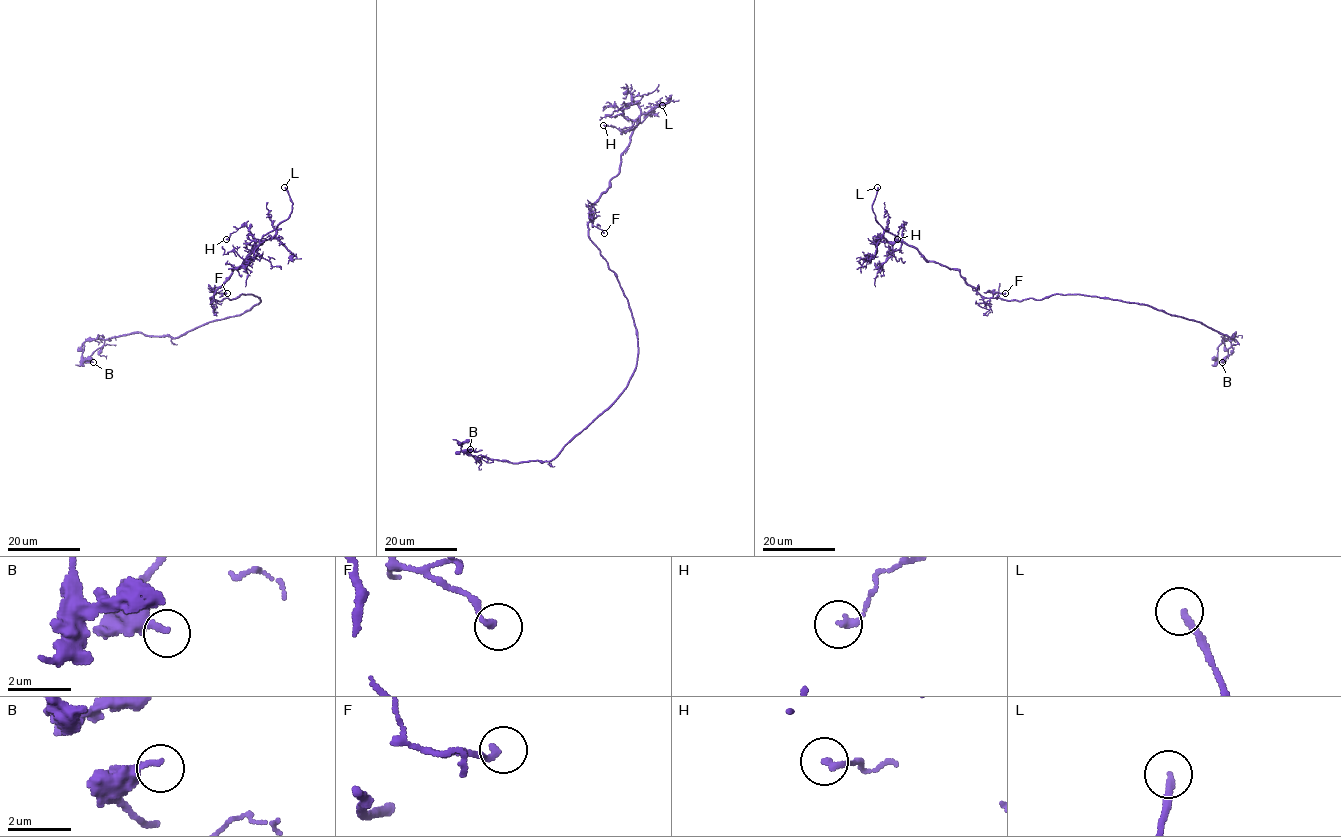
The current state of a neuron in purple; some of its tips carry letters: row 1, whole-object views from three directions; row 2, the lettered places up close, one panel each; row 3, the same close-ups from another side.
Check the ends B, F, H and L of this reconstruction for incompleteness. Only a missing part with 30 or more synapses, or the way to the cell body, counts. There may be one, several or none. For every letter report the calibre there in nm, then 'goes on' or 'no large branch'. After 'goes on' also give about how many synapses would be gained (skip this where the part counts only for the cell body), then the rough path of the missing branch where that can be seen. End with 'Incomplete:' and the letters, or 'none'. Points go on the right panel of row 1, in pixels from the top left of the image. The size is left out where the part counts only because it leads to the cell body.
B: 240 nm thick; no large branch
F: 200 nm thick; no large branch
H: 170 nm thick; no large branch
L: 200 nm thick; goes on; missing branch runs (877, 187), (879, 153), (876, 141), (870, 140), (870, 137)
Incomplete: L

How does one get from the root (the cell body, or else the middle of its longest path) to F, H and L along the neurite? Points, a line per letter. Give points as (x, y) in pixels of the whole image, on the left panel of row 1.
F: (254, 295), (241, 294), (221, 300), (210, 298), (215, 292), (227, 293)
H: (254, 295), (241, 294), (232, 299), (211, 300), (254, 245), (254, 237), (245, 225), (226, 239)
L: (254, 295), (210, 298), (254, 244), (289, 216), (292, 202), (284, 187)

